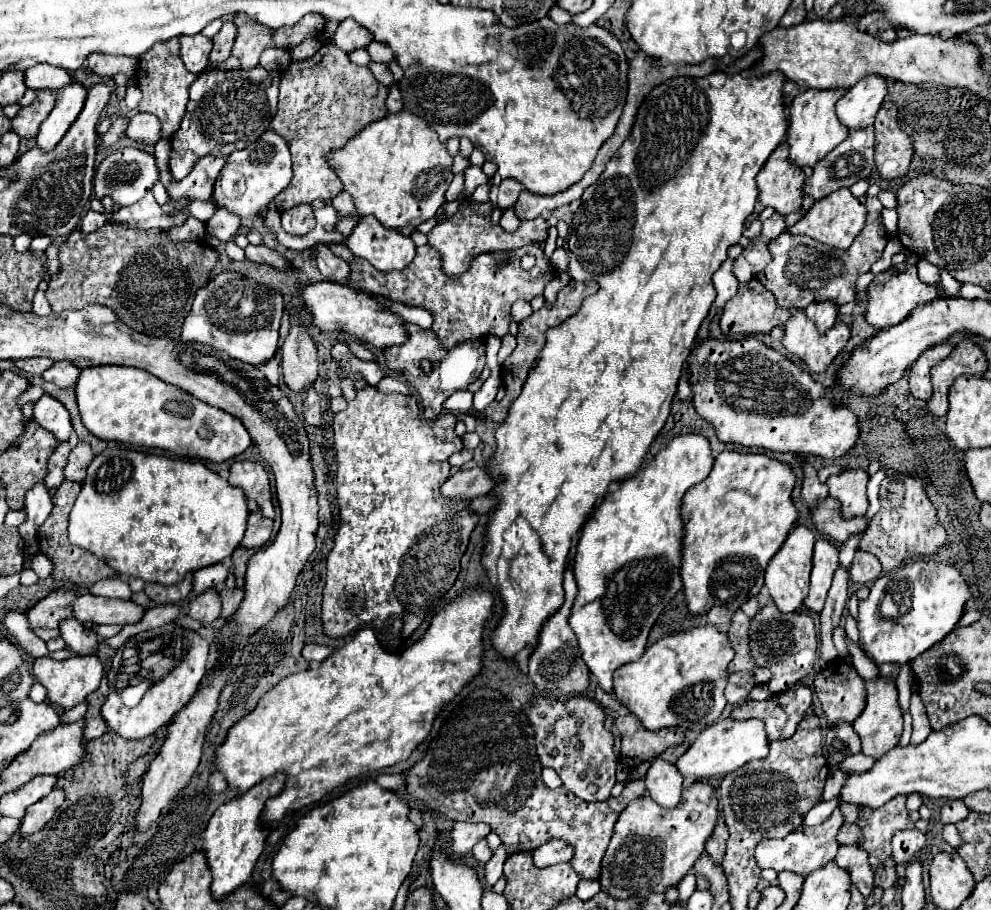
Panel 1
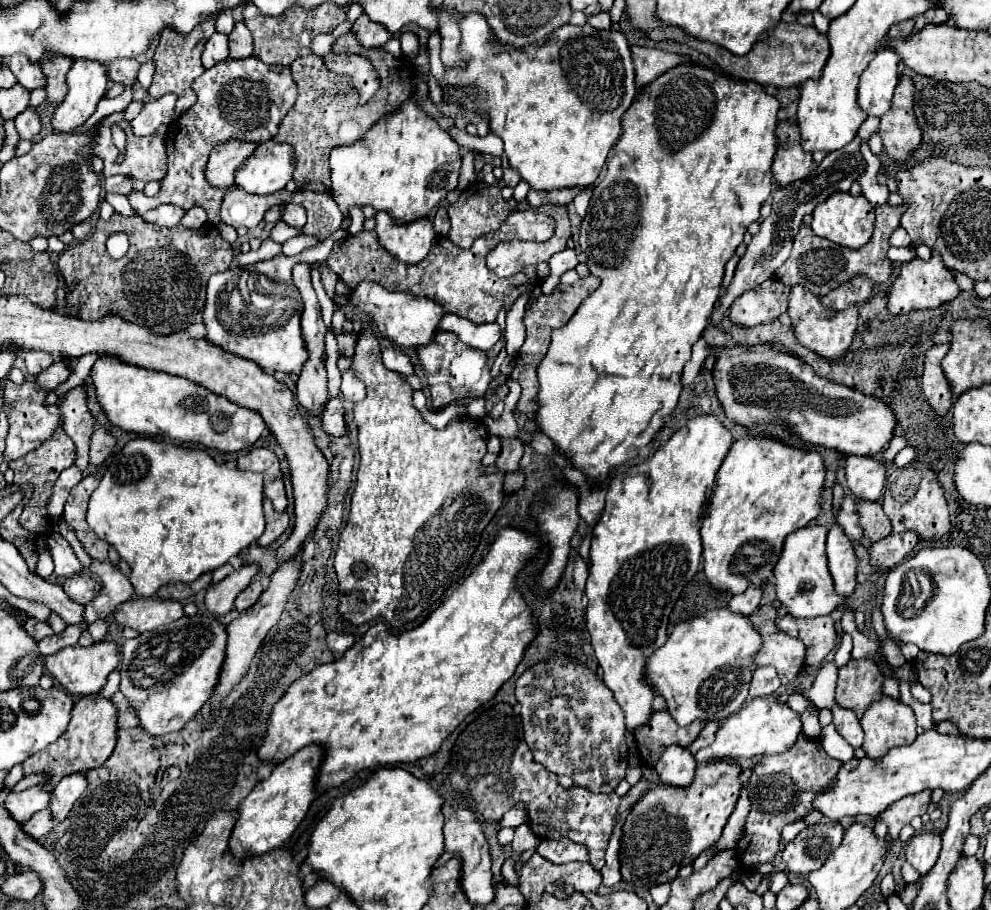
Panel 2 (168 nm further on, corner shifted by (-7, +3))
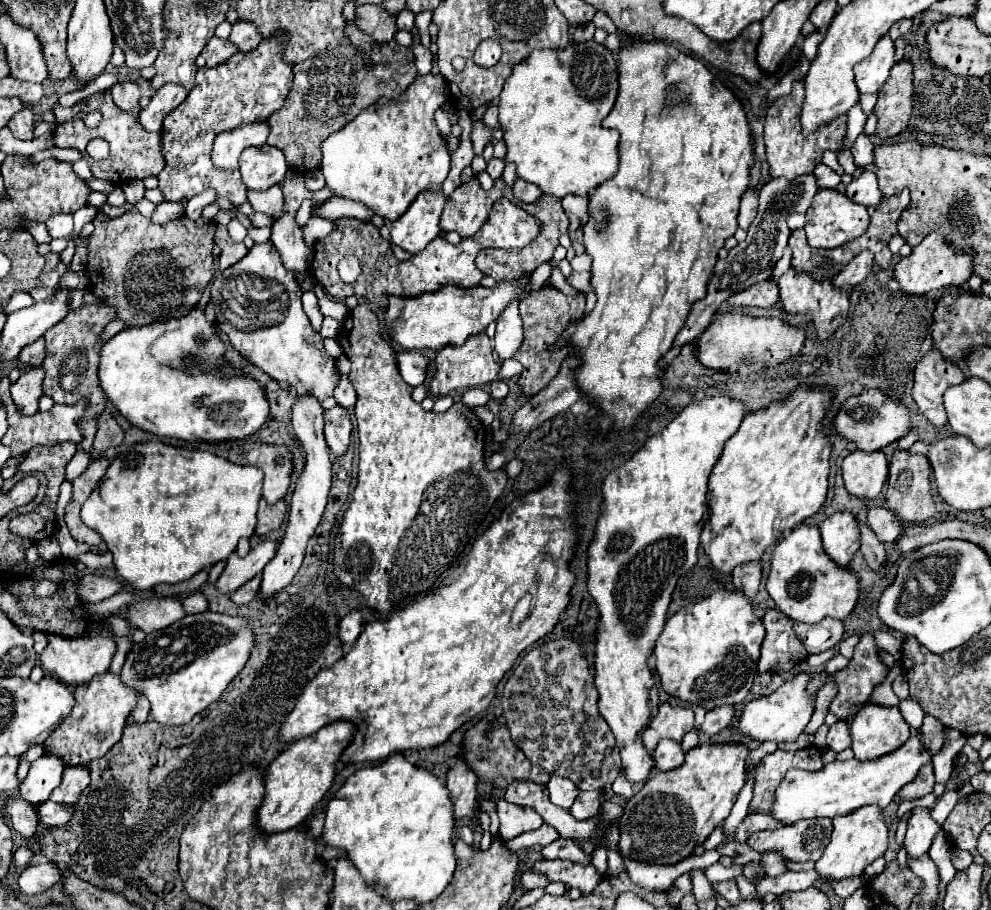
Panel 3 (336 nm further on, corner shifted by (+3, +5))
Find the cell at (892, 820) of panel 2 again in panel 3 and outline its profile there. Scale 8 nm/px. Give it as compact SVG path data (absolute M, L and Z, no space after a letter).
M925 764L921 768L921 772L917 774L917 778L913 782L909 782L899 794L903 800L915 800L915 798L923 798L927 796L935 786L935 774L933 774L933 764Z

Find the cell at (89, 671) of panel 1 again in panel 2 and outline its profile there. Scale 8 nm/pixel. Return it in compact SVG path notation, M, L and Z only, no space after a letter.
M97 642L89 648L81 648L79 644L67 646L51 656L45 658L45 668L47 672L71 694L71 696L91 696L97 694L105 682L109 672L113 672L119 664L119 650L115 642Z

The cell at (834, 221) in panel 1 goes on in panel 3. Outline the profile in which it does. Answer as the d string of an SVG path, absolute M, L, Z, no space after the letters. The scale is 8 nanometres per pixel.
M819 190L813 198L813 204L807 210L805 232L811 248L831 250L861 236L867 230L867 226L869 226L869 214L865 206L855 204L853 200L849 200L845 194L839 194L837 190Z

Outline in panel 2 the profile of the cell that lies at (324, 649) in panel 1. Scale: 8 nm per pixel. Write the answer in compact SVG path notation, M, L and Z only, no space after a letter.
M329 632L329 634L327 634L327 646L329 646L331 652L335 652L335 654L343 654L347 648L353 646L353 636L349 636L349 634Z

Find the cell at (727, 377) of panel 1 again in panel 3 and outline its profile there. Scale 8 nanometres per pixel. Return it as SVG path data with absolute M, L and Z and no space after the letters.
M865 390L859 398L853 396L845 402L843 410L839 410L835 418L835 430L845 436L847 440L855 442L859 450L873 452L879 448L885 448L901 438L905 438L911 430L911 418L909 408L901 404L899 400L883 394L881 390Z

